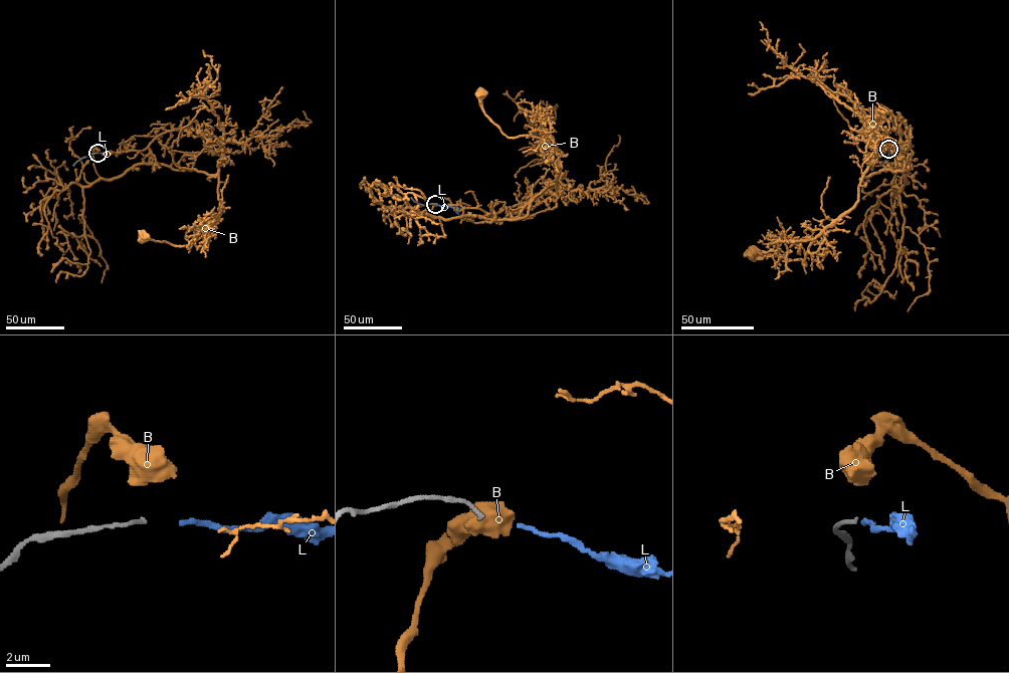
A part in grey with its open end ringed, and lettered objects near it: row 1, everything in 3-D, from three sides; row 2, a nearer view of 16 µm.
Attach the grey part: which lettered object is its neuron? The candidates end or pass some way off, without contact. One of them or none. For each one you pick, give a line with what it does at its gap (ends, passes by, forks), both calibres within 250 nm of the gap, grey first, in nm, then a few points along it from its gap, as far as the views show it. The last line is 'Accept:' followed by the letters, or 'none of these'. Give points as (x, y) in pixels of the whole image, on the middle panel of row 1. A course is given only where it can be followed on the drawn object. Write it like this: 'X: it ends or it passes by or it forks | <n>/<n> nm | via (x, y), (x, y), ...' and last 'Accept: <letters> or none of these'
L: it ends | 150/190 nm | via (437, 205), (451, 206), (458, 214)
Accept: L

